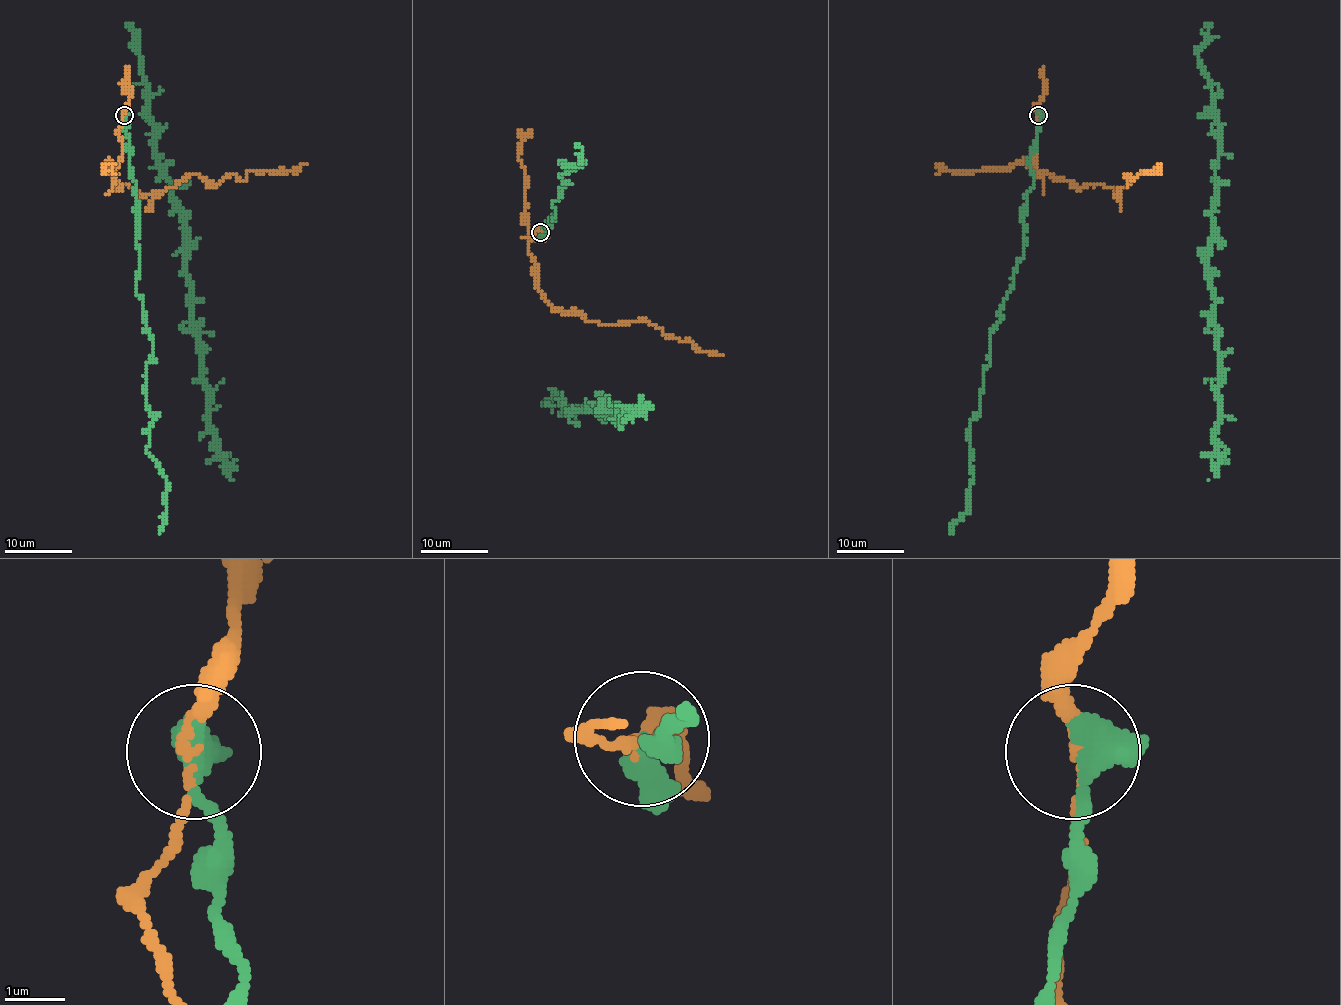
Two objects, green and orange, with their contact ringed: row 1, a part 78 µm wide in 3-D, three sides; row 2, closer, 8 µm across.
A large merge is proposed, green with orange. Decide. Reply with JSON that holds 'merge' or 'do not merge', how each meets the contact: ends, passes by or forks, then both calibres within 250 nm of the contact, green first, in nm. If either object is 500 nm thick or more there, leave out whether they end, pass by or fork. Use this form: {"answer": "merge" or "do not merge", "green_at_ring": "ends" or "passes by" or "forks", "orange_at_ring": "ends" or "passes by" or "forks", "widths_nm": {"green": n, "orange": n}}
{"answer": "do not merge", "widths_nm": {"green": 550, "orange": 180}}

